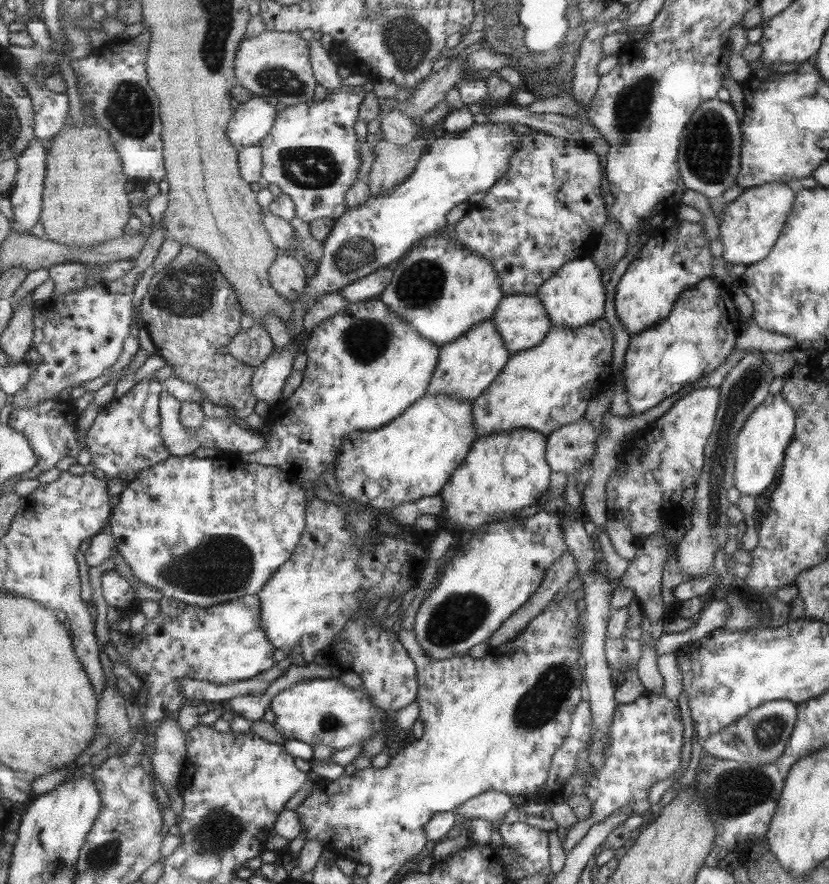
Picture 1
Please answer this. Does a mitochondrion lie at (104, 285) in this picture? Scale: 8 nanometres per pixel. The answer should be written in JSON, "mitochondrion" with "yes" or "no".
{"mitochondrion":"no"}

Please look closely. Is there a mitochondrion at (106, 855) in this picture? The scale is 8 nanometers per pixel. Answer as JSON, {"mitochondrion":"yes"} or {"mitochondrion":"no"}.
{"mitochondrion":"yes"}

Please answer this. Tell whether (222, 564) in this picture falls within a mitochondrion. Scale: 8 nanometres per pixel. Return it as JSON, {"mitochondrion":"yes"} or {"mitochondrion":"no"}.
{"mitochondrion":"yes"}

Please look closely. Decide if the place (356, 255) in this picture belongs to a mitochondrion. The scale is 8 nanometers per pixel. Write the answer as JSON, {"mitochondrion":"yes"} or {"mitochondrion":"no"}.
{"mitochondrion":"yes"}

